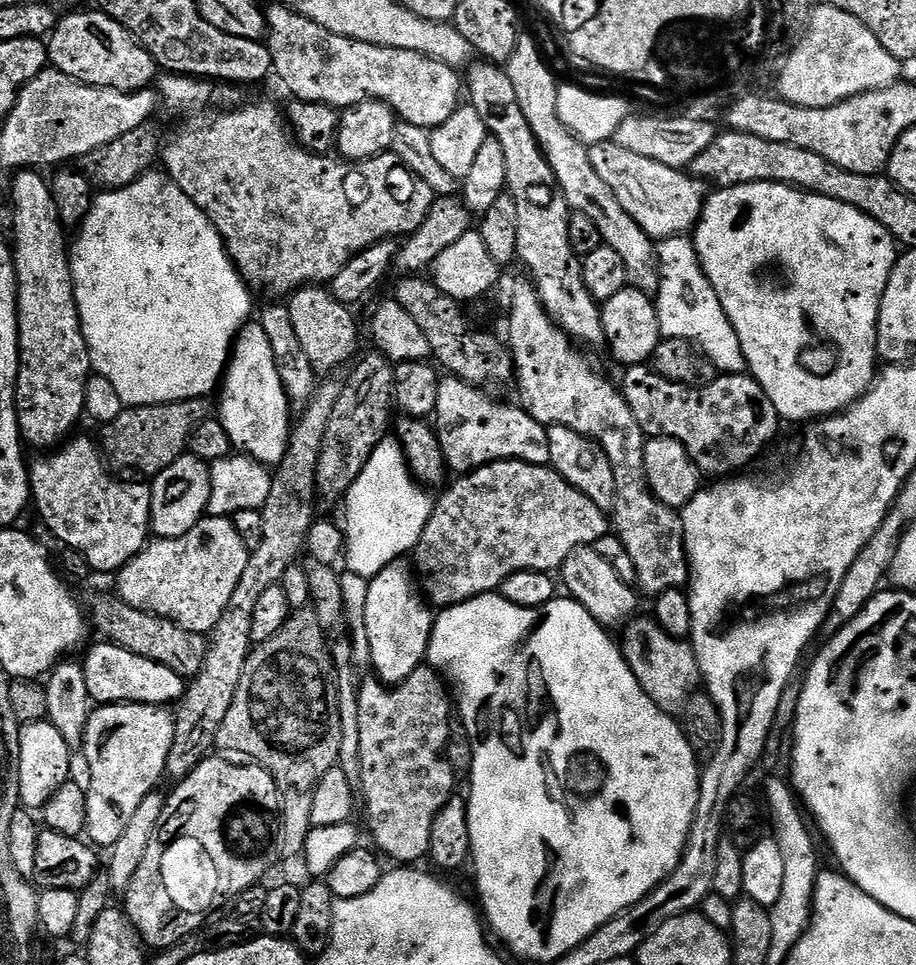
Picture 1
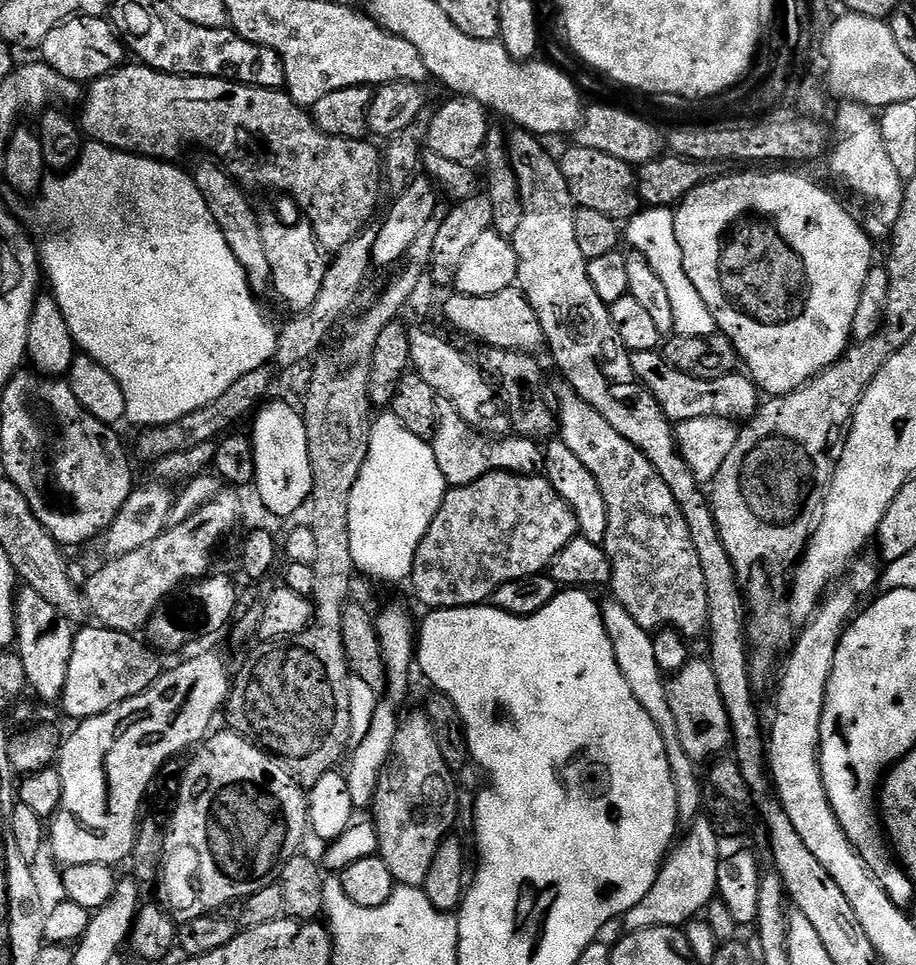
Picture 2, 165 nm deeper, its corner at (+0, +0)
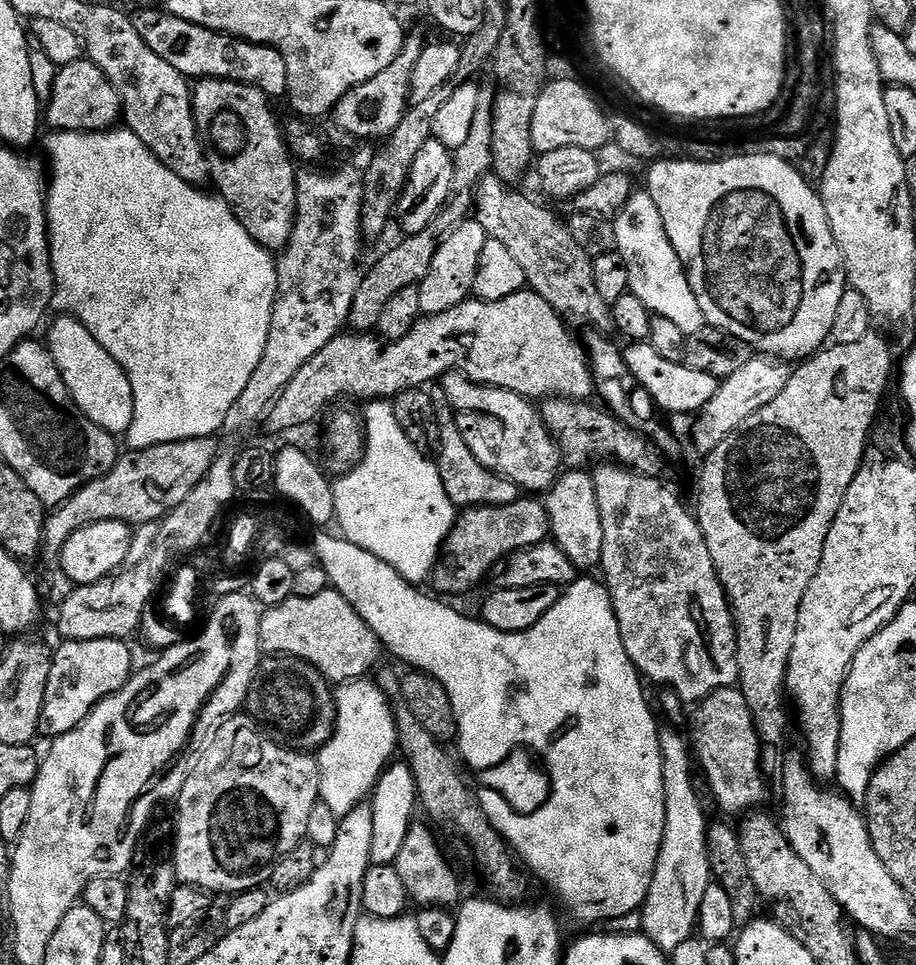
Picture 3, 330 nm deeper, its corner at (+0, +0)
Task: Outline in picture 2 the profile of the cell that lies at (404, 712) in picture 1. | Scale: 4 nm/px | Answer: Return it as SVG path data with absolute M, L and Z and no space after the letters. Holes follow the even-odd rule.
M427 711L407 716L400 720L392 756L380 775L380 790L372 801L370 815L380 842L378 855L390 866L397 885L423 888L438 848L455 829L457 777L446 766L442 750L438 750L438 738L434 738Z

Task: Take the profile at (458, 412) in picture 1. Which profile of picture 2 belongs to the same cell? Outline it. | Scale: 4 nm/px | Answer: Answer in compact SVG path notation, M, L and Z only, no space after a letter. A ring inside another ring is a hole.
M444 398L439 401L439 416L430 443L445 485L454 488L466 486L491 472L516 472L519 476L539 476L544 472L545 449L537 441L515 434L509 434L505 440L495 440L492 436L483 436L480 431L479 427L462 418L451 400Z

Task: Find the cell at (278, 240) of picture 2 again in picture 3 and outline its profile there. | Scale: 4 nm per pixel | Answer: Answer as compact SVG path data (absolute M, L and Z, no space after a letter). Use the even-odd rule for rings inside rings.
M202 80L192 90L192 113L208 154L210 180L213 185L216 183L215 191L248 231L250 238L254 238L269 252L279 254L290 242L296 221L298 168L289 149L282 120L280 124L272 104L273 101L262 90L233 80Z

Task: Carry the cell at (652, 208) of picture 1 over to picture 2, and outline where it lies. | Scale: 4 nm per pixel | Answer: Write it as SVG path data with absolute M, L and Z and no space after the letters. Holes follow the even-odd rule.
M572 146L564 157L559 157L558 163L566 178L566 186L570 186L570 194L579 207L598 210L613 216L617 222L627 221L641 207L640 197L636 194L636 172L633 165L618 158L610 158L610 154L579 146Z

